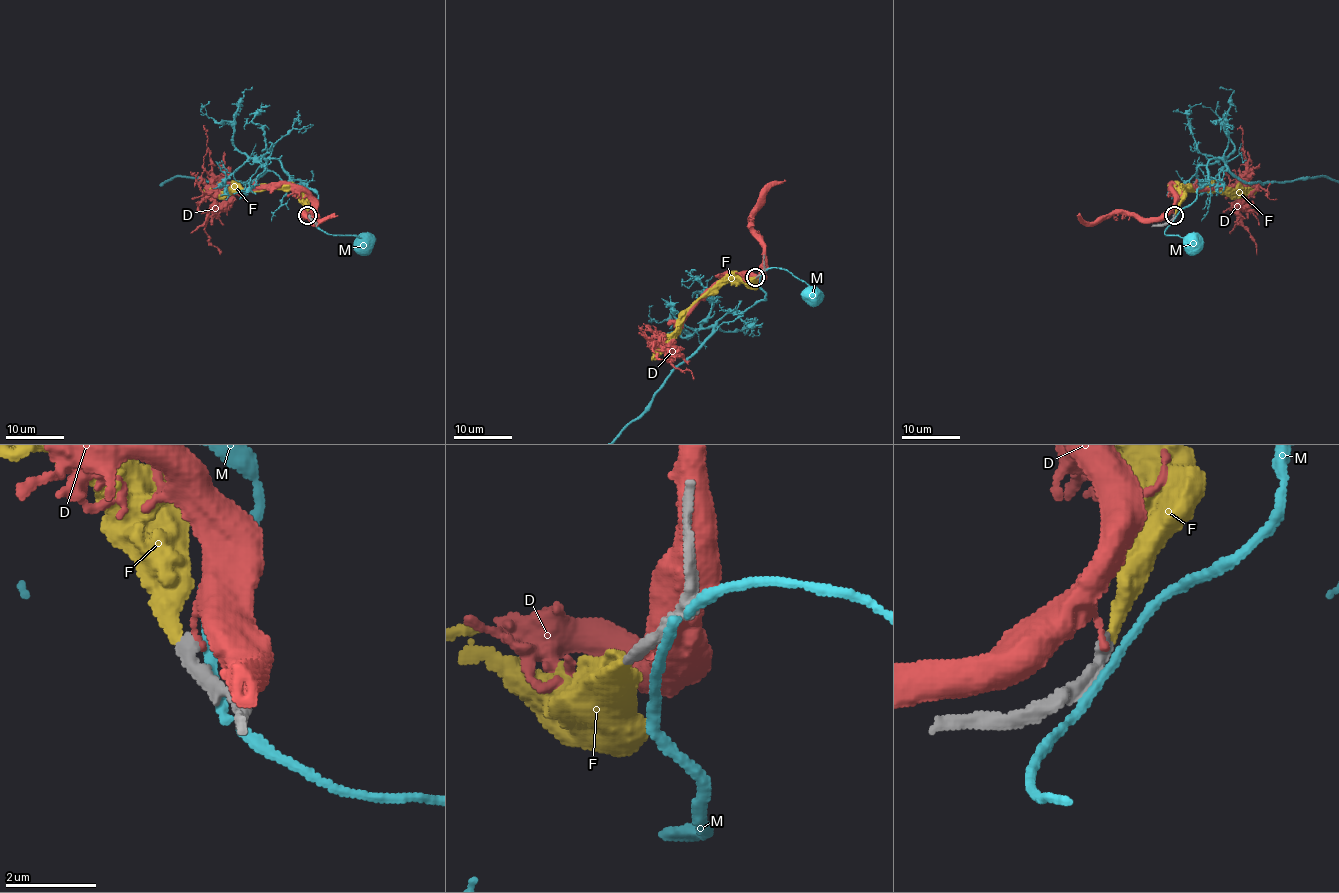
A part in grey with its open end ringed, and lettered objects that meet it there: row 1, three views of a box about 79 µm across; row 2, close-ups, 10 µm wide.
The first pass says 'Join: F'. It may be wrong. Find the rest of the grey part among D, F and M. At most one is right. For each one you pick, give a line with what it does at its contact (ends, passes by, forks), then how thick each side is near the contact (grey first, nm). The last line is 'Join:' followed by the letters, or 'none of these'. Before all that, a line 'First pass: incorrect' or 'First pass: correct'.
First pass: correct
F: it ends | 320/300 nm
Join: F

